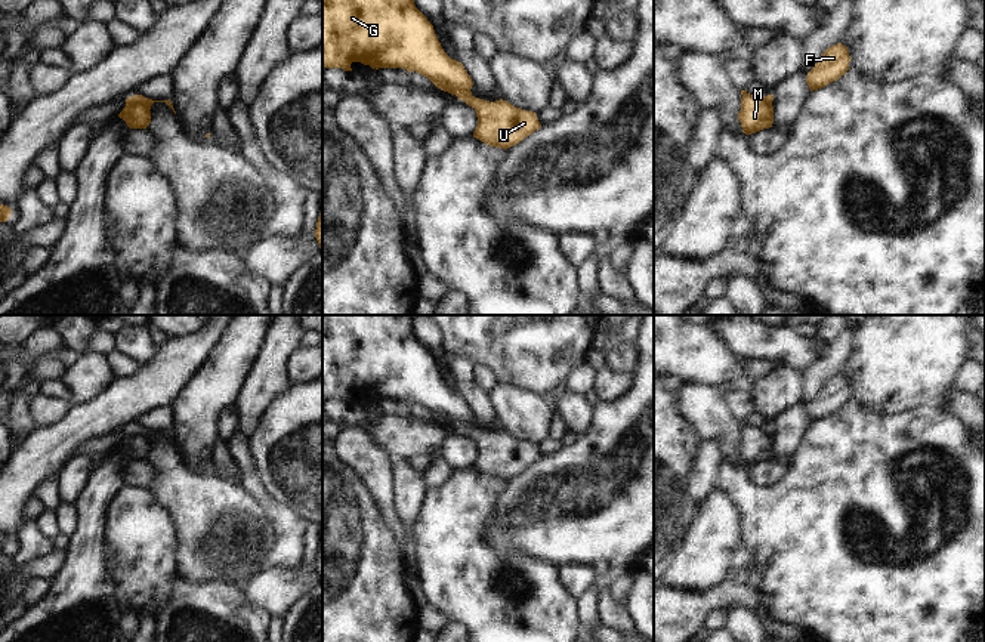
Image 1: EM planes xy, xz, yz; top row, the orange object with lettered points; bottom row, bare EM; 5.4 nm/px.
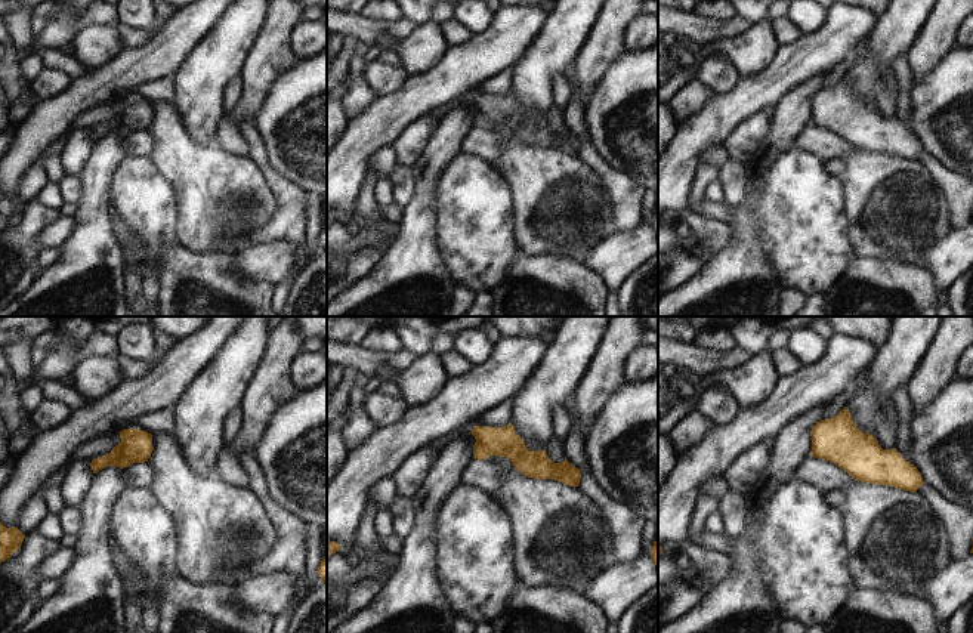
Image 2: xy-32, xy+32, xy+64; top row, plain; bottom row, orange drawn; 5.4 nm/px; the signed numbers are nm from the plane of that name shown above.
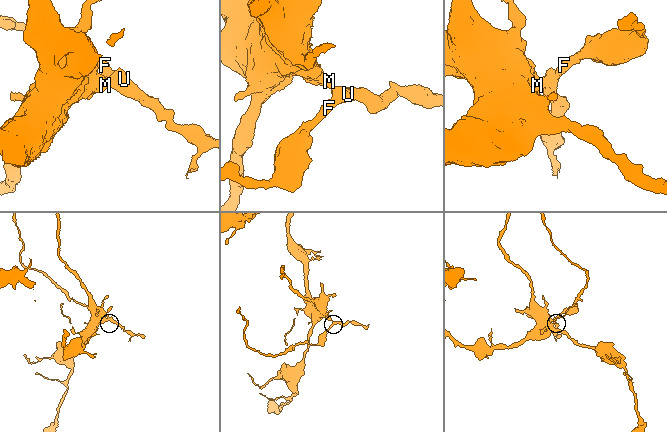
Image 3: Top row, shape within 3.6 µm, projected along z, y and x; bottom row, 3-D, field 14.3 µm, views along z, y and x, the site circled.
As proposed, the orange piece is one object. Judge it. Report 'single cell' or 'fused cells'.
fused cells

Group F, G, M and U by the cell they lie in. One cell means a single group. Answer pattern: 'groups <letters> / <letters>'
groups F U / G M

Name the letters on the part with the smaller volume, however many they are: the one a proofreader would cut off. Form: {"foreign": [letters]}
{"foreign": ["F", "U"]}

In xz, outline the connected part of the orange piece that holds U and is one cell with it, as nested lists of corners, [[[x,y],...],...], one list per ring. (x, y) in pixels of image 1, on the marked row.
[[[475,96],[464,102],[476,111],[478,126],[473,138],[507,149],[541,127],[537,114],[513,107],[507,101],[484,101]]]

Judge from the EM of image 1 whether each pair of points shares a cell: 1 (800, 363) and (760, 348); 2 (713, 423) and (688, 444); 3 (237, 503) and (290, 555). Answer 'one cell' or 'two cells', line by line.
1: one cell
2: two cells
3: two cells

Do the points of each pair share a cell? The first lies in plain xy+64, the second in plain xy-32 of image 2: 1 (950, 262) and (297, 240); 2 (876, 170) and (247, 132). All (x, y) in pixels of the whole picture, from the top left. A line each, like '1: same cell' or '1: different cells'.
1: different cells
2: different cells

